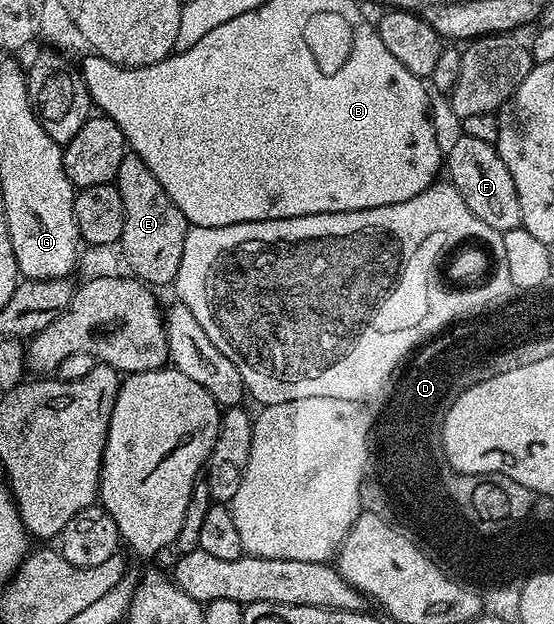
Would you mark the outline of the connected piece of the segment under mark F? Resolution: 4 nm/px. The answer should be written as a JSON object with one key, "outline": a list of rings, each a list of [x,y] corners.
{"outline":[[[459,134],[444,153],[444,169],[451,185],[460,191],[464,203],[468,203],[468,211],[476,215],[476,219],[484,219],[488,227],[503,234],[513,229],[522,228],[520,215],[520,199],[516,195],[516,183],[512,183],[512,174],[504,167],[504,159],[500,159],[494,145],[481,142],[472,136]]]}

